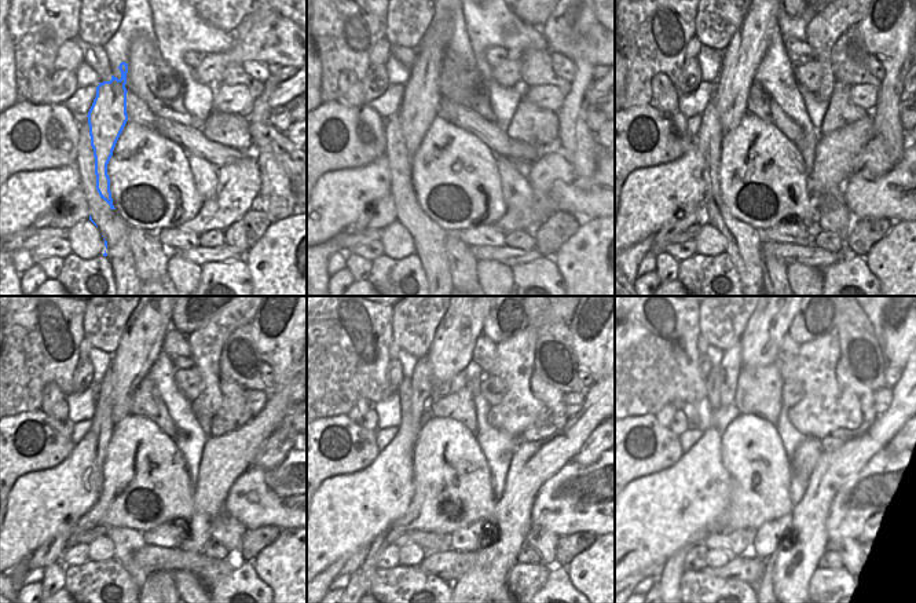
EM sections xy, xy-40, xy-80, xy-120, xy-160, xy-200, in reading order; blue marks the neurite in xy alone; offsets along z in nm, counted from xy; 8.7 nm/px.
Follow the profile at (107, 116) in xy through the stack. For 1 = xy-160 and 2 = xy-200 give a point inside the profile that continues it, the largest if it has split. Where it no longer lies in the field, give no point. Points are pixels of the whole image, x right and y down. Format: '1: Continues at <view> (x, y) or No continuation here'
1: Continues at xy-160 (458, 325)
2: Continues at xy-200 (766, 324)

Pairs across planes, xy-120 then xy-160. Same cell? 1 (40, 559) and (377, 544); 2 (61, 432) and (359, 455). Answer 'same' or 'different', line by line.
1: different
2: same

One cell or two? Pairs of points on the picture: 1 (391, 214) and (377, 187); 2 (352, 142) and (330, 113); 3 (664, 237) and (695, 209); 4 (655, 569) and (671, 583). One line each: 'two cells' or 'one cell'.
1: two cells
2: one cell
3: one cell
4: two cells

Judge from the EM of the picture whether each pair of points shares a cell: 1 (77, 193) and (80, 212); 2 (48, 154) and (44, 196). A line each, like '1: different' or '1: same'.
1: same
2: different

